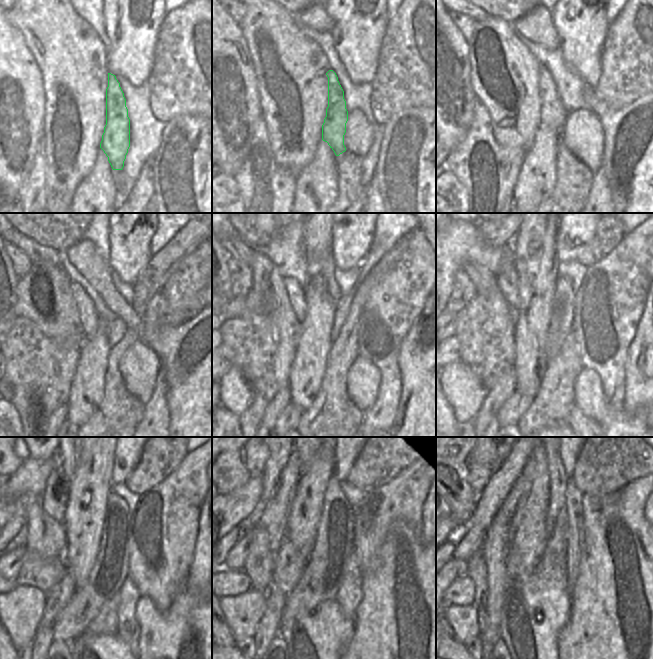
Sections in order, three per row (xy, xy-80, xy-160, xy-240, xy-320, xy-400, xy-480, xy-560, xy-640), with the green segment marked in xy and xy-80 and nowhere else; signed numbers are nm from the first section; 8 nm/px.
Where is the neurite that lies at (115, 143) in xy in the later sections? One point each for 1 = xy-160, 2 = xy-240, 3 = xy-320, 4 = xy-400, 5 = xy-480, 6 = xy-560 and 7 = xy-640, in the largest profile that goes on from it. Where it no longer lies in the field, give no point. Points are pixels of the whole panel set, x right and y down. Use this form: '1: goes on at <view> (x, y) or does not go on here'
1: goes on at xy-160 (553, 114)
2: goes on at xy-240 (89, 319)
3: goes on at xy-320 (295, 291)
4: goes on at xy-400 (507, 281)
5: goes on at xy-480 (54, 502)
6: goes on at xy-560 (272, 481)
7: goes on at xy-640 (501, 457)

